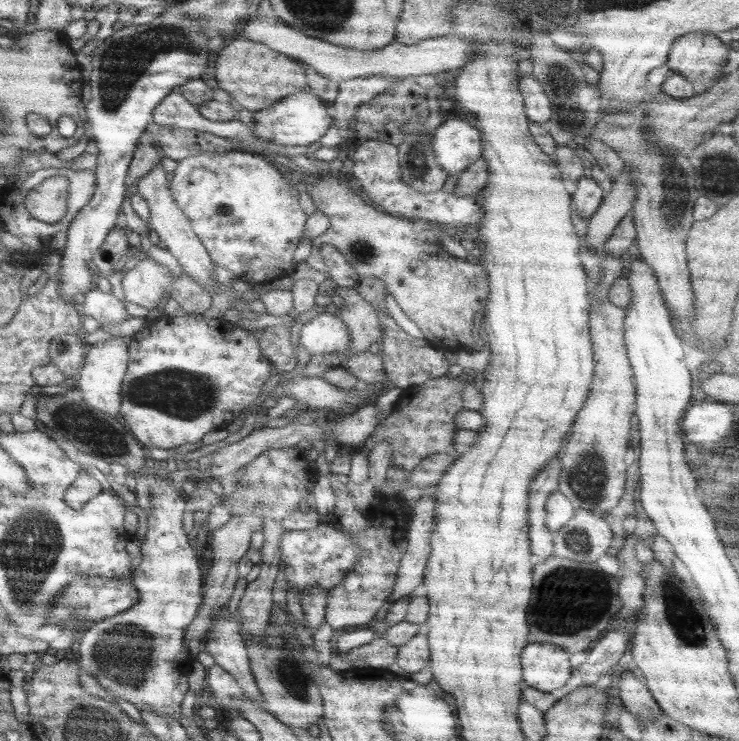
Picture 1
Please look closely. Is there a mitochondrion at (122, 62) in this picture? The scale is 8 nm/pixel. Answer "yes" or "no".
yes

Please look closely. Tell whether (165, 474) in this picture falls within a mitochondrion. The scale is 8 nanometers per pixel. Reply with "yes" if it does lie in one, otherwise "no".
no

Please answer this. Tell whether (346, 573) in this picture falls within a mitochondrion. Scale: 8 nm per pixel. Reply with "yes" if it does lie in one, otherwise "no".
no

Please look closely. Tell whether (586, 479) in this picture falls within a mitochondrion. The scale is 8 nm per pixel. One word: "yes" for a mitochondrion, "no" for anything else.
yes

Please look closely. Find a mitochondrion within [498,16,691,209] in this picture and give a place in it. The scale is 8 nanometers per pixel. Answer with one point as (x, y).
(561, 74)

